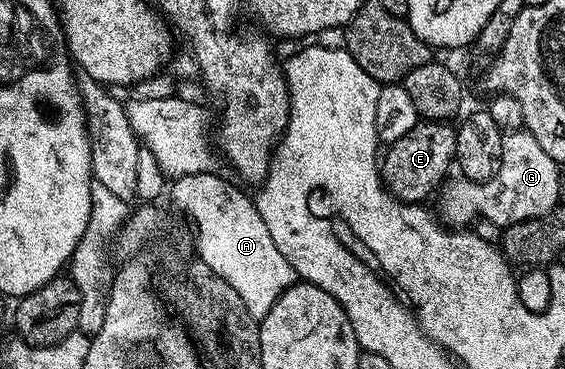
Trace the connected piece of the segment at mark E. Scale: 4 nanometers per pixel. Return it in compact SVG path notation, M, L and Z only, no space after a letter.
M420 120L412 128L412 132L404 132L404 136L400 136L400 140L389 143L385 147L384 153L380 158L380 173L382 182L386 189L394 194L401 202L416 202L419 204L427 201L426 197L430 193L433 195L447 181L450 166L455 165L456 159L456 136L457 129L446 120Z

